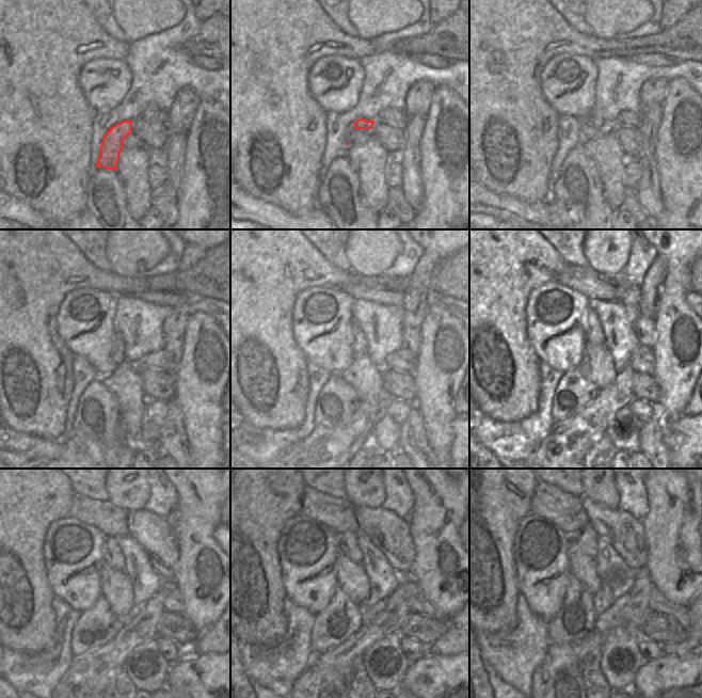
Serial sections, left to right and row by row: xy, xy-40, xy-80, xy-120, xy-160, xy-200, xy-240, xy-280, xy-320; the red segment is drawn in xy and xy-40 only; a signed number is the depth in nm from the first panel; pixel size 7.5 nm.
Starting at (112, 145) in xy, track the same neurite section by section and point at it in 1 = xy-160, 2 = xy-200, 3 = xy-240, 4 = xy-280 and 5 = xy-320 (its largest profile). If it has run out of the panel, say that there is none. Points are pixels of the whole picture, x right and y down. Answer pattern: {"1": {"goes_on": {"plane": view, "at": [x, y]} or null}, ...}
{"1": {"goes_on": {"plane": "xy-160", "at": [360, 343]}}, "2": {"goes_on": {"plane": "xy-200", "at": [592, 326]}}, "3": {"goes_on": {"plane": "xy-240", "at": [113, 556]}}, "4": {"goes_on": {"plane": "xy-280", "at": [348, 545]}}, "5": {"goes_on": {"plane": "xy-320", "at": [587, 538]}}}

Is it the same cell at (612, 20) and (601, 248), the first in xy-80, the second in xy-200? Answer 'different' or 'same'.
same

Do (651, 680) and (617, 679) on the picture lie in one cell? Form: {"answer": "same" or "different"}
{"answer": "different"}

